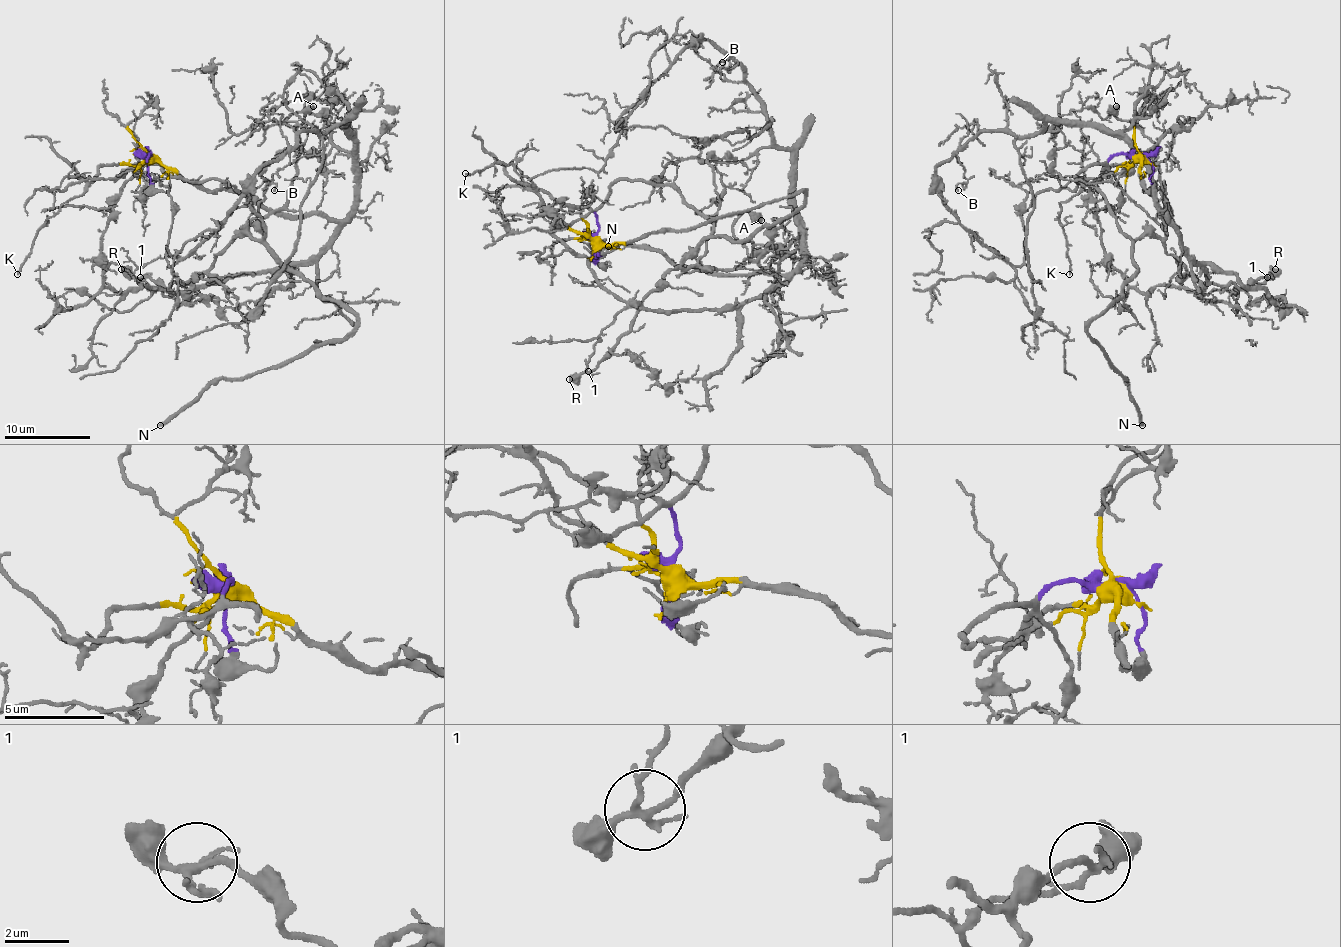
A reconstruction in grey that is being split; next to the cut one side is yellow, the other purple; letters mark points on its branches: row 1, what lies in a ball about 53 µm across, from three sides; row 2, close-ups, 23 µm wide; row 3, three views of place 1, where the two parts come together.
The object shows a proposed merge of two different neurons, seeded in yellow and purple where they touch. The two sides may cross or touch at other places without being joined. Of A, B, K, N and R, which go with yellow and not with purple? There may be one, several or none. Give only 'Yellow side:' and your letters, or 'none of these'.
Yellow side: B, K

